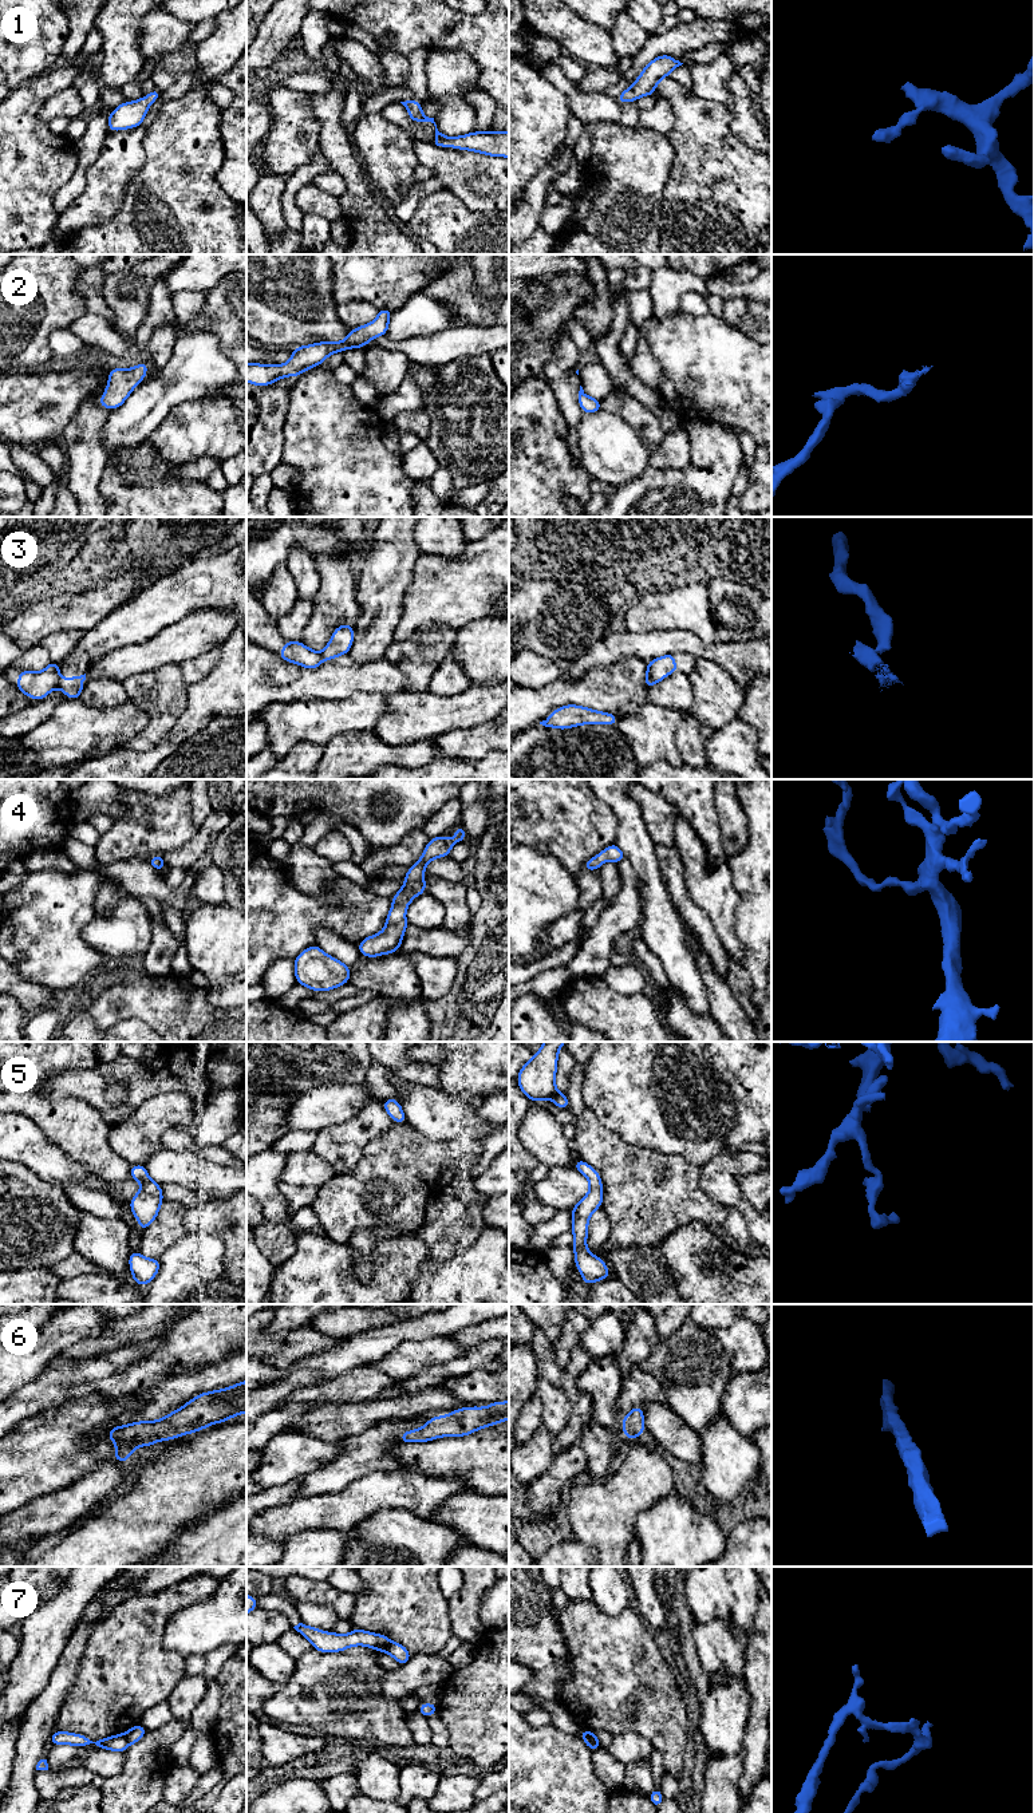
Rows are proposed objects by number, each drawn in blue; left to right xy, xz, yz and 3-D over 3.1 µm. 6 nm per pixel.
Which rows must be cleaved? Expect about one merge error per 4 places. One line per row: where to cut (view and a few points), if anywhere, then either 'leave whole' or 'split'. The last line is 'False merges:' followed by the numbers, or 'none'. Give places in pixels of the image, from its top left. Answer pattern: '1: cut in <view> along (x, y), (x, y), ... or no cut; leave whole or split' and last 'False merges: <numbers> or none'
1: no cut; leave whole
2: no cut; leave whole
3: cut in xy along (60, 678), (58, 686); split
4: no cut; leave whole
5: no cut; leave whole
6: no cut; leave whole
7: cut in yz along (581, 1730), (598, 1748); split
False merges: 3, 7

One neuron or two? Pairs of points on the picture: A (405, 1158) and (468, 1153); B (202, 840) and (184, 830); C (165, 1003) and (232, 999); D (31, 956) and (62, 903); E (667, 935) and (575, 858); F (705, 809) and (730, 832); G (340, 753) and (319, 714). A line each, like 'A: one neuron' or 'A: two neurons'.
A: one neuron
B: two neurons
C: two neurons
D: one neuron
E: two neurons
F: two neurons
G: two neurons

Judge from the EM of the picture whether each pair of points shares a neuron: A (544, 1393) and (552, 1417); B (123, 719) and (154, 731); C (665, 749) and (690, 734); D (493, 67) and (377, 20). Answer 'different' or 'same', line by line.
A: same
B: different
C: different
D: same

